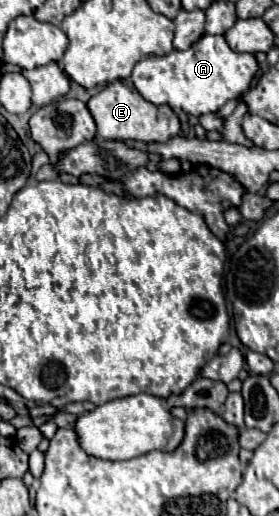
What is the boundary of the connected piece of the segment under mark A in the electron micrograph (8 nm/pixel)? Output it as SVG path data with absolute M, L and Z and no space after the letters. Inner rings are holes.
M202 35L190 49L172 51L164 57L142 59L130 79L138 93L154 105L170 105L188 115L204 115L218 111L226 101L238 99L252 83L258 61L252 53L236 53L228 47L224 35Z

